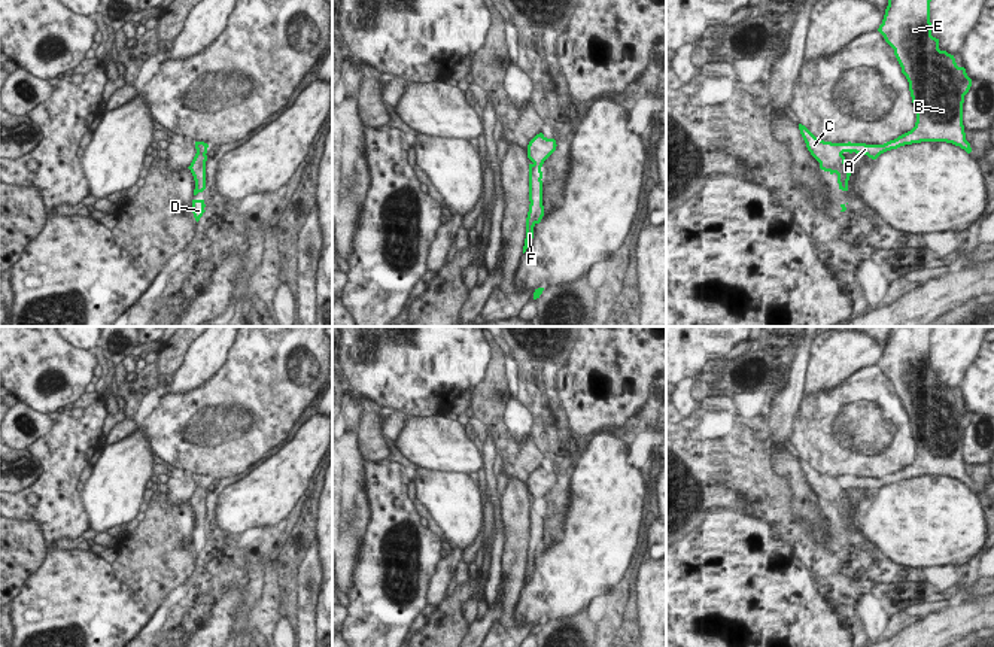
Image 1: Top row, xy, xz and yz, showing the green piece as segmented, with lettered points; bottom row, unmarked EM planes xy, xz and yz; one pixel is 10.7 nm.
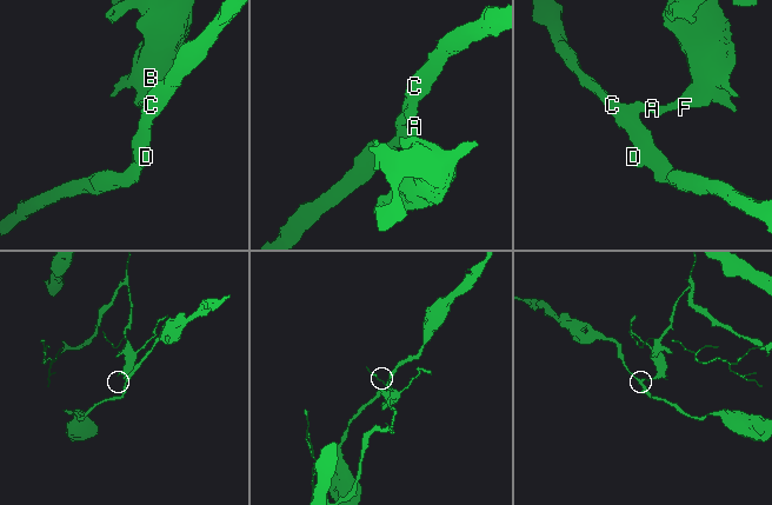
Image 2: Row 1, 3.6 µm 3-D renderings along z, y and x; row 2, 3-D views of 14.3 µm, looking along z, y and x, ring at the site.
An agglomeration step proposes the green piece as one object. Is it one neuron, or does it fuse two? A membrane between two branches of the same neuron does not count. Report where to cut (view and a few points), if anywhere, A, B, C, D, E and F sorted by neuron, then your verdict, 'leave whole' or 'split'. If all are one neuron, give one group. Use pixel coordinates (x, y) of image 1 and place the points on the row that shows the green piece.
cut in yz along (835, 143), (845, 151); A B E F / C D; split

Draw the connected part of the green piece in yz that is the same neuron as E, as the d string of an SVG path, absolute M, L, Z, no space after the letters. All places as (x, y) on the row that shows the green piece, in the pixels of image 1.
M888 0L878 31L894 49L917 110L915 127L884 145L836 143L845 152L876 160L881 154L921 142L946 142L972 152L963 125L964 95L972 79L954 55L939 49L931 36L931 0Z

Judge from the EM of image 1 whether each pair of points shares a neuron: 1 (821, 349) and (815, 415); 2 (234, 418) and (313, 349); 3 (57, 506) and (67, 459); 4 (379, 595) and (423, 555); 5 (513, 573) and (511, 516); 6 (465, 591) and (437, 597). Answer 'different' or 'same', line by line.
1: different
2: same
3: same
4: same
5: same
6: different

